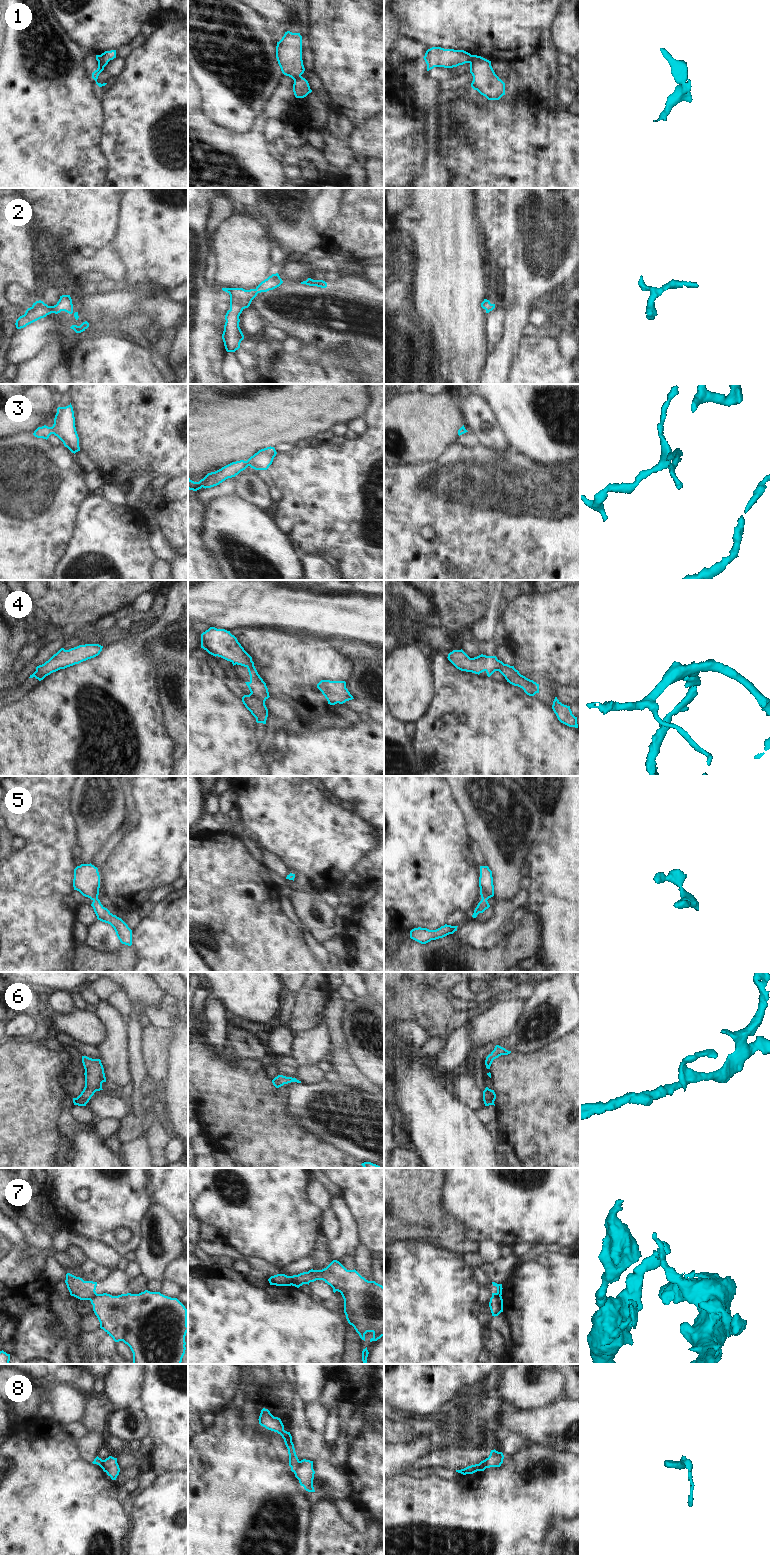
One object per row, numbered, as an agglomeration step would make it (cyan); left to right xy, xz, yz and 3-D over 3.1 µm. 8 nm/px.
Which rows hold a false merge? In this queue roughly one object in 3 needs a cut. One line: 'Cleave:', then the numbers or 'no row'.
Cleave: 1, 7, 8

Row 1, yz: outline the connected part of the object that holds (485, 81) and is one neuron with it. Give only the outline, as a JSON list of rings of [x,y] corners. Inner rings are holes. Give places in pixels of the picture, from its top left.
[[[471,55],[470,73],[473,76],[471,87],[488,100],[499,100],[505,95],[505,83],[495,74],[491,61]]]

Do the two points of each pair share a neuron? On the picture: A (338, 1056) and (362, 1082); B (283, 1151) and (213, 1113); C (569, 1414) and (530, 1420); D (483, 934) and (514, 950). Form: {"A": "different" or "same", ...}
{"A": "same", "B": "same", "C": "same", "D": "different"}

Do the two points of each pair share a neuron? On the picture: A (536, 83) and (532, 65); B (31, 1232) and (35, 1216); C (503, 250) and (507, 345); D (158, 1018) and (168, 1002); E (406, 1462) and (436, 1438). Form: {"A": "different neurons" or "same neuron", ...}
{"A": "same neuron", "B": "different neurons", "C": "same neuron", "D": "same neuron", "E": "same neuron"}

